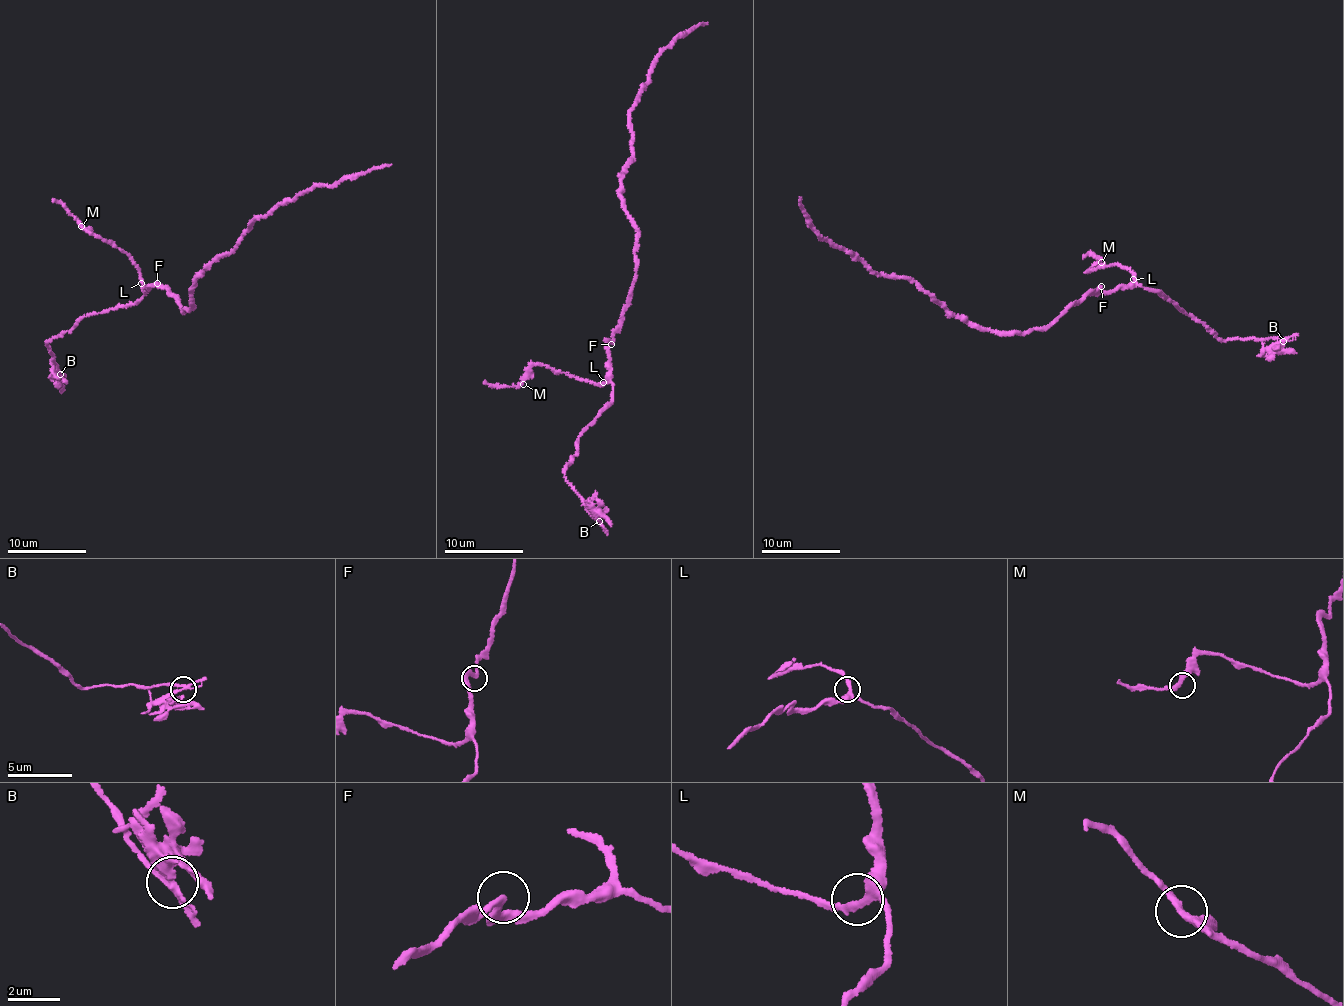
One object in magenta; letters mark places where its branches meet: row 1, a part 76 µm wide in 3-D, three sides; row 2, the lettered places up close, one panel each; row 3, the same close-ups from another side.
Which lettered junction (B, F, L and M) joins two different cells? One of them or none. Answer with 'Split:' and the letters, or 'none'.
Split: B

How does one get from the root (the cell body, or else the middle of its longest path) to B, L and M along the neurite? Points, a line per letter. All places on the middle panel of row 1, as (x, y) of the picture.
B: (634, 254), (636, 271), (620, 325), (606, 344), (612, 404), (579, 437), (564, 471), (585, 508), (600, 520)
L: (634, 254), (636, 271), (620, 325), (606, 344), (609, 371), (603, 382)
M: (634, 254), (636, 271), (620, 325), (606, 344), (606, 381), (598, 385), (537, 364), (523, 384)

